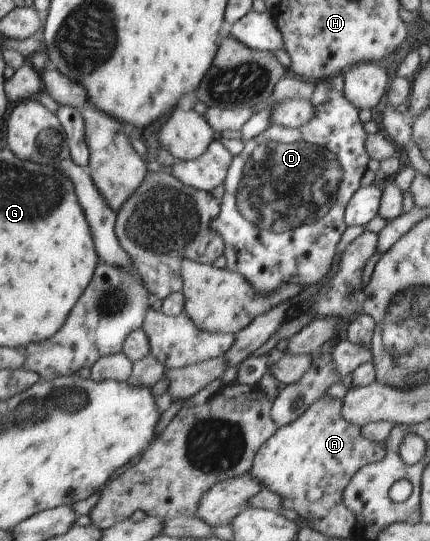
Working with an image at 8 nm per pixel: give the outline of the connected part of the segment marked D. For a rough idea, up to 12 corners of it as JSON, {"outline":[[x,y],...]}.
{"outline":[[330,79],[322,114],[244,142],[214,226],[258,294],[331,270],[370,159]]}

